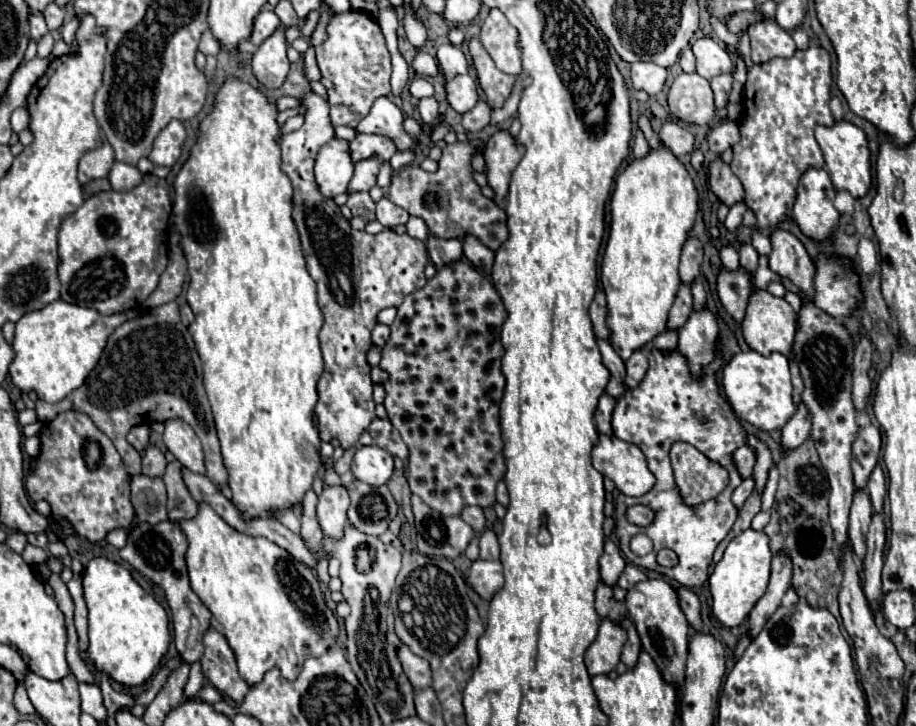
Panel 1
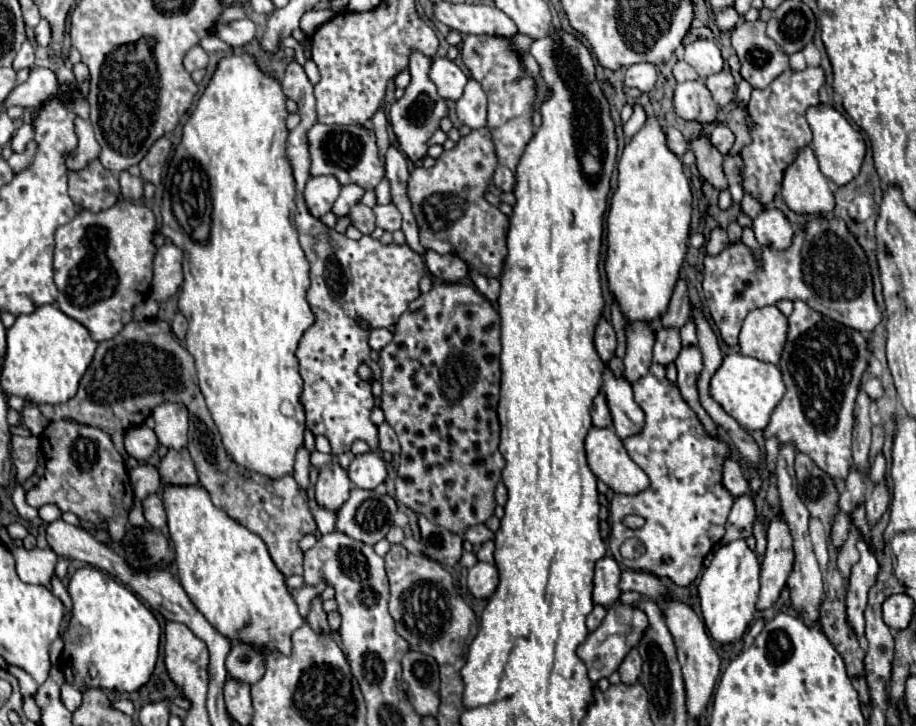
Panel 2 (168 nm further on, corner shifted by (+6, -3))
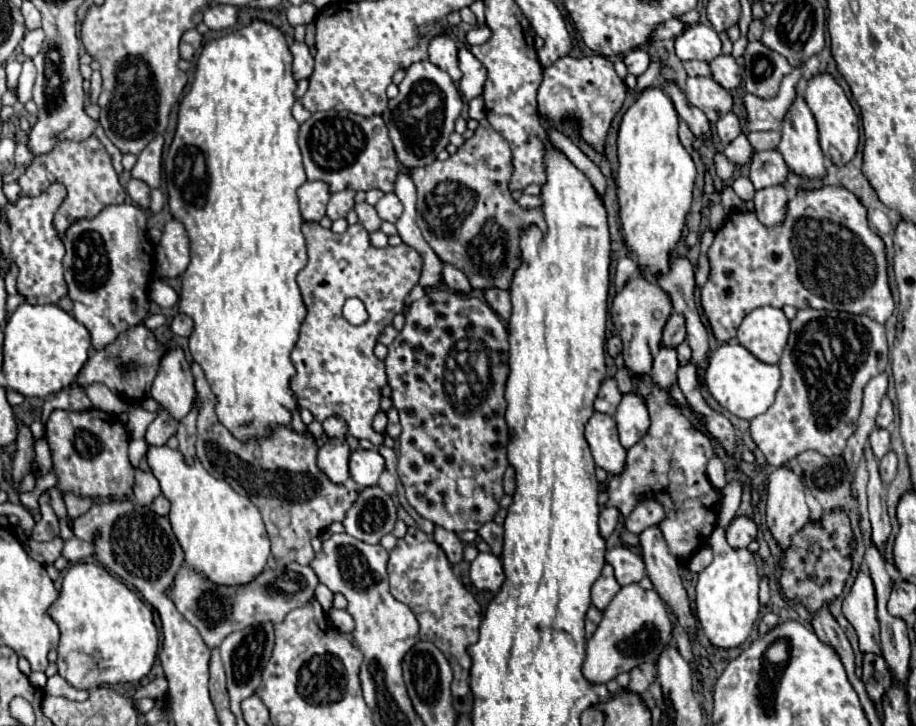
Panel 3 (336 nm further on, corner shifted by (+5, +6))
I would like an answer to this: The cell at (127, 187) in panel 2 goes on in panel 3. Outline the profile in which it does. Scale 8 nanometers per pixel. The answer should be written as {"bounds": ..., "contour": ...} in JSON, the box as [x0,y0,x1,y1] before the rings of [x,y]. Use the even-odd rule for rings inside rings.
{"bounds":[127,179,151,209],"contour":[[[129,179],[127,193],[129,193],[129,197],[133,199],[135,205],[139,205],[141,209],[149,209],[151,189],[147,187],[147,183],[143,183],[143,181],[139,181],[139,179]]]}

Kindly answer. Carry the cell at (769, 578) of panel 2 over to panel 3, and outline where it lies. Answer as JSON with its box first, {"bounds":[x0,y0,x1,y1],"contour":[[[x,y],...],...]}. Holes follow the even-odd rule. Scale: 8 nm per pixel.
{"bounds":[767,467,809,549],"contour":[[[777,467],[767,487],[767,527],[781,549],[787,549],[791,535],[809,521],[805,479],[791,467]]]}

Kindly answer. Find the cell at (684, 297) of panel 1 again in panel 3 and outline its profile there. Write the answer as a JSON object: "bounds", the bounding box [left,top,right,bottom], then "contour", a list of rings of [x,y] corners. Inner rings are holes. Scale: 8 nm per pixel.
{"bounds":[651,347,677,395],"contour":[[[661,347],[659,355],[653,359],[653,371],[651,371],[651,381],[669,395],[671,387],[677,383],[677,353],[675,349]]]}

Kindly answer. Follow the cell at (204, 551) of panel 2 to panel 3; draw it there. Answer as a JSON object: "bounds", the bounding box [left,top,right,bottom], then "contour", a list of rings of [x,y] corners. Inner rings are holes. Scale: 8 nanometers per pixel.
{"bounds":[147,447,269,585],"contour":[[[149,447],[147,463],[171,503],[171,525],[185,551],[185,563],[219,585],[249,583],[265,569],[269,539],[259,509],[233,487],[215,479],[197,459],[189,465],[179,449]]]}

